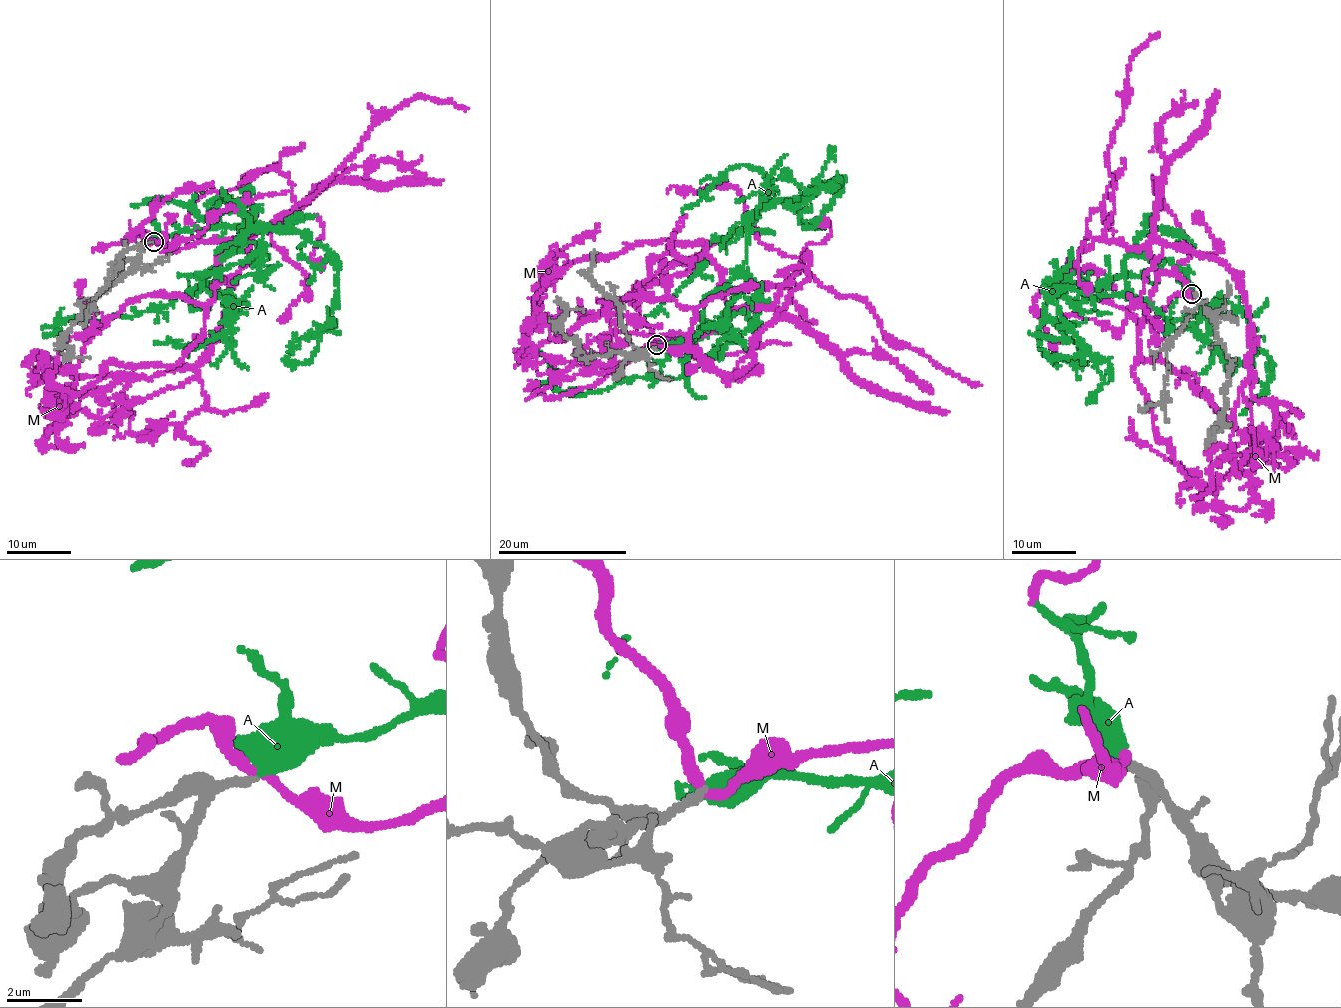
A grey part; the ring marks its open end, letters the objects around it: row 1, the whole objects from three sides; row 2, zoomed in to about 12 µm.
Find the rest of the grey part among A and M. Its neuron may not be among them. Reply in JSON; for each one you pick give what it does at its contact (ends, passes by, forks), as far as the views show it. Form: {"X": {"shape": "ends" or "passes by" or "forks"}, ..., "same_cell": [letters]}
{"A": {"shape": "passes by"}, "same_cell": ["A"]}

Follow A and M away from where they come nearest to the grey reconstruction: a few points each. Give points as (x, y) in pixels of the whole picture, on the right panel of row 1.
A: (1192, 293), (1173, 262), (1127, 256), (1124, 282), (1167, 320), (1245, 312), (1273, 374), (1240, 413)
M: (1194, 293), (1157, 271), (1154, 240), (1233, 276), (1255, 443), (1318, 451)

